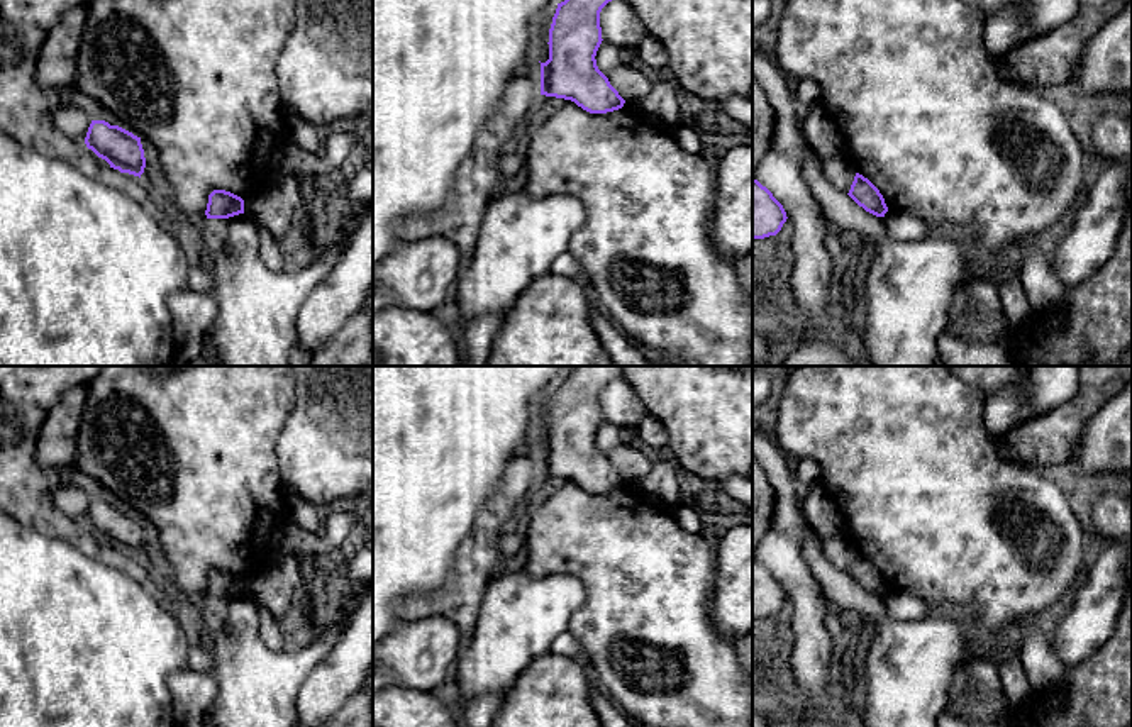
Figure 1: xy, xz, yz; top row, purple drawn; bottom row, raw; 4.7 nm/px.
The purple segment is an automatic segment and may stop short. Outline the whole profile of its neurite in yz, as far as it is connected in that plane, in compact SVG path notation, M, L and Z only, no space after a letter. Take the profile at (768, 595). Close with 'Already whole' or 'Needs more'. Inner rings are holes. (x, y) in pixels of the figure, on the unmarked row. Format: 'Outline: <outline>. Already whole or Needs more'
Outline: M752 559L752 619L776 615L786 602L783 585L757 559Z. Already whole

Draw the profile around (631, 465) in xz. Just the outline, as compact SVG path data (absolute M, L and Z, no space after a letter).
M620 444L619 447L612 449L607 458L625 481L641 480L652 468L649 459L627 444Z

